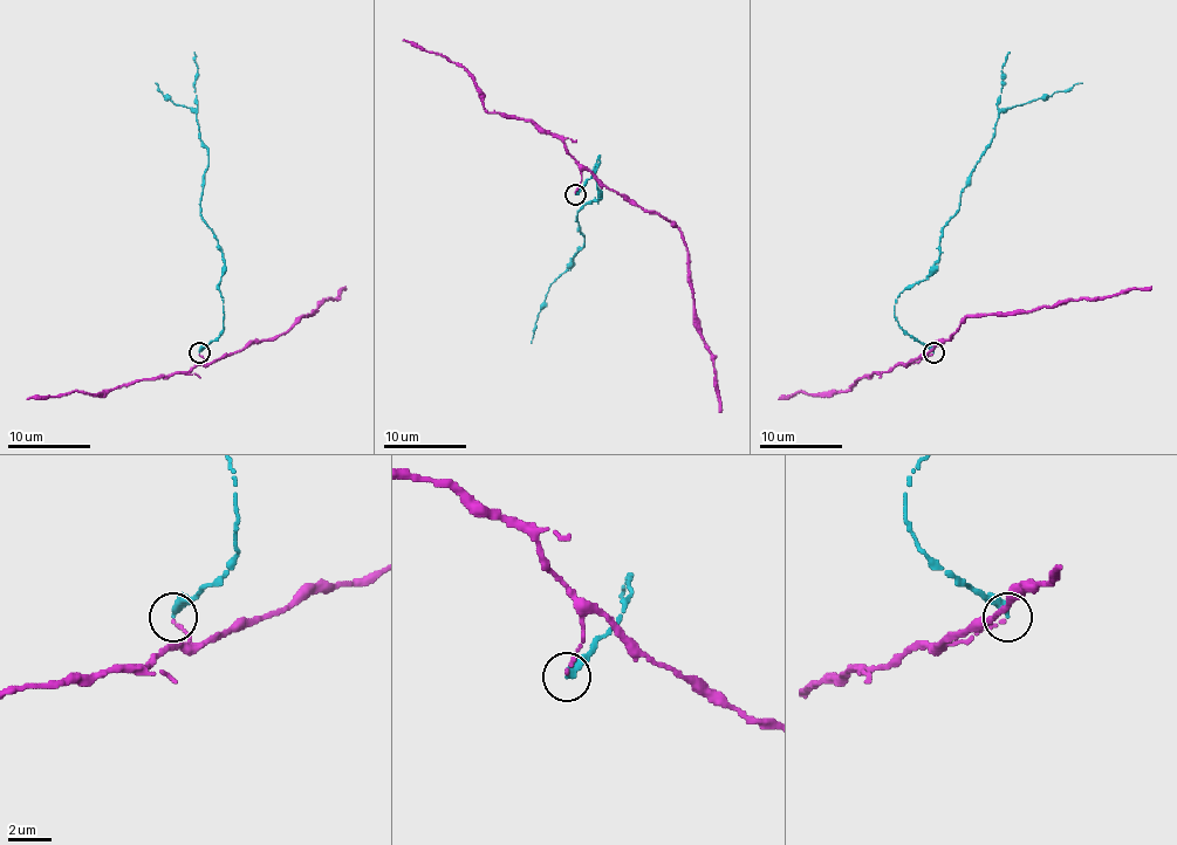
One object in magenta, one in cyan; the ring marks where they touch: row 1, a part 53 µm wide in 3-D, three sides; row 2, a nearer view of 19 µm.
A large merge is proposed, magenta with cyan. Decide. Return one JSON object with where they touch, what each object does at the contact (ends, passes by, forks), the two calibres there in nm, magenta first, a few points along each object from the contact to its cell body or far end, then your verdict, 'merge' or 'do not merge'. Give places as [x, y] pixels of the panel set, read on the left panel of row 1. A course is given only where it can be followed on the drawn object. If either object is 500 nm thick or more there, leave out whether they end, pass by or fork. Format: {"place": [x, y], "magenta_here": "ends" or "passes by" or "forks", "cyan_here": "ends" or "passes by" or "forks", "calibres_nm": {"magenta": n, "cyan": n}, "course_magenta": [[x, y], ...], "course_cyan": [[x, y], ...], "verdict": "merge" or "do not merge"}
{"place": [199, 352], "magenta_here": "ends", "cyan_here": "ends", "calibres_nm": {"magenta": 190, "cyan": 340}, "course_magenta": [[199, 354], [206, 363], [212, 363], [282, 335], [300, 316], [313, 314], [324, 300], [337, 297], [346, 286]], "course_cyan": [[199, 354], [224, 327], [218, 289], [223, 254], [199, 201], [207, 150], [196, 112], [173, 103], [155, 82]], "verdict": "merge"}

